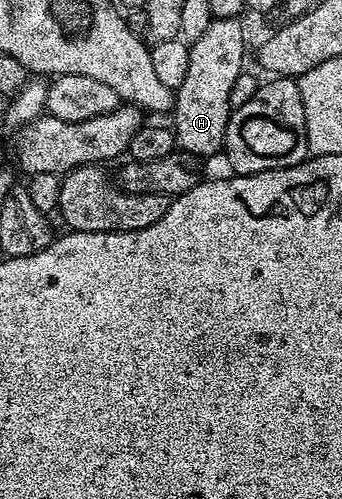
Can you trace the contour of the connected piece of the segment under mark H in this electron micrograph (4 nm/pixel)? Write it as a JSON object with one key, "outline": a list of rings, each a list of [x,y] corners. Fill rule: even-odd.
{"outline":[[[215,18],[212,24],[208,24],[208,29],[204,31],[204,36],[200,36],[200,40],[189,43],[188,73],[184,76],[184,84],[180,84],[174,95],[172,129],[177,145],[200,160],[212,157],[217,150],[219,153],[226,144],[226,129],[232,109],[232,84],[236,84],[236,76],[244,73],[242,61],[246,58],[246,34],[242,31],[242,24],[237,18]]]}

